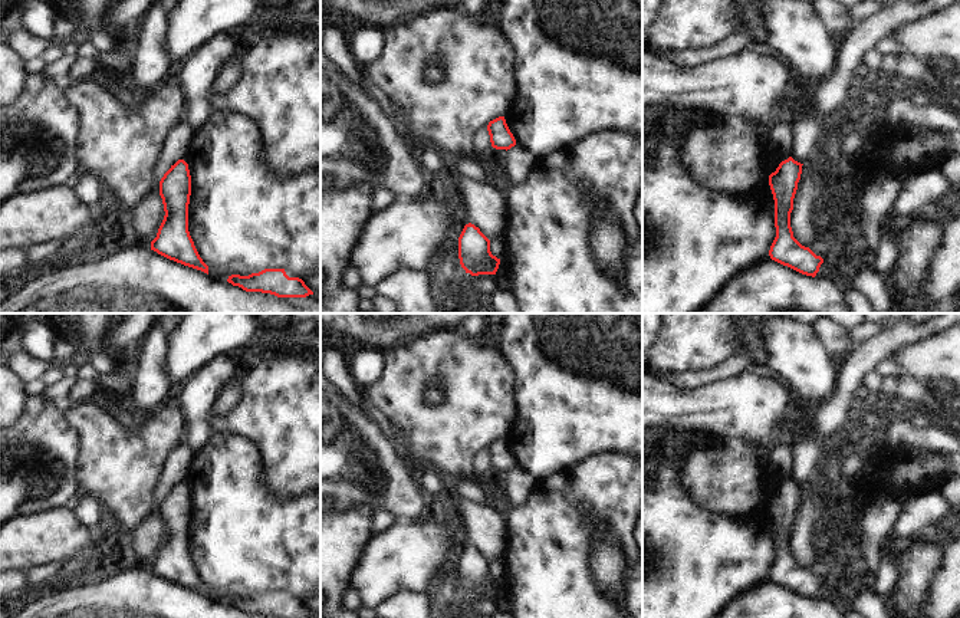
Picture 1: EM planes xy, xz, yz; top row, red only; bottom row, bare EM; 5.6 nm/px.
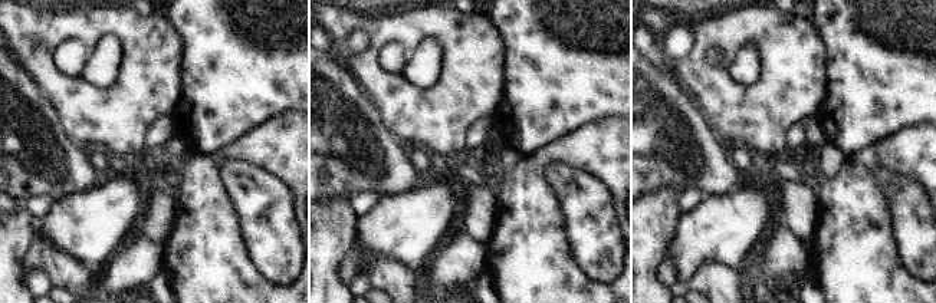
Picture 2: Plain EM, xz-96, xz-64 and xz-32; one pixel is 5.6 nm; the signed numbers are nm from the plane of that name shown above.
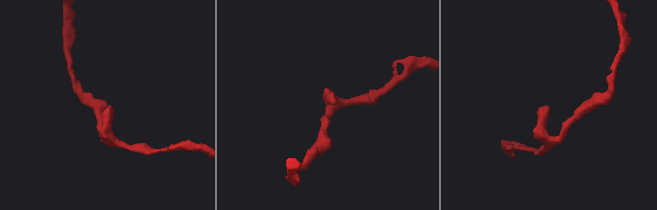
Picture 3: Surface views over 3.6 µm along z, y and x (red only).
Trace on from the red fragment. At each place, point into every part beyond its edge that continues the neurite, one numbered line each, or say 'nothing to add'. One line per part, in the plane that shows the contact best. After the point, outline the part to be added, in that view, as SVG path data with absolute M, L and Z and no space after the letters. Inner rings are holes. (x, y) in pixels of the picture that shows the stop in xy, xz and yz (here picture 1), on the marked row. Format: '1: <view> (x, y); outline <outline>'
nothing to add

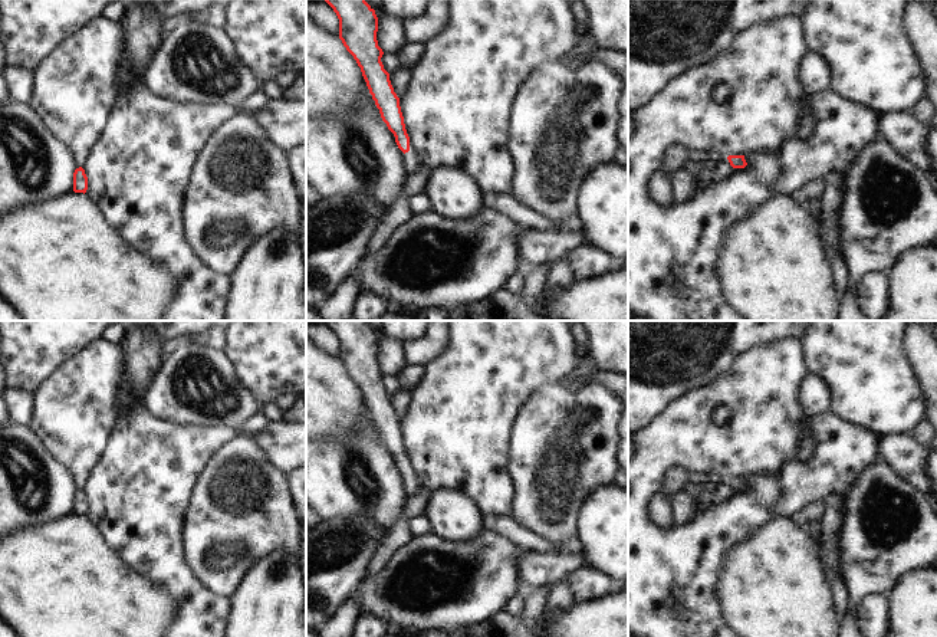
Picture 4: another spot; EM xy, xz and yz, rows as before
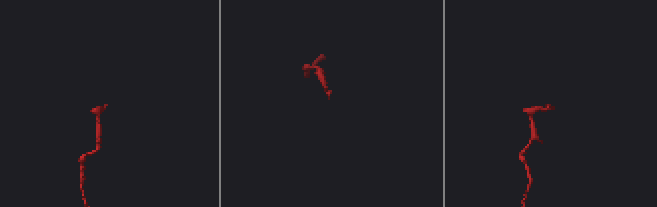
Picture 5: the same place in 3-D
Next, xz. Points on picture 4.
1: xz (410, 160); outline M408 151L402 155L402 162L407 175L412 174L421 165L412 151Z

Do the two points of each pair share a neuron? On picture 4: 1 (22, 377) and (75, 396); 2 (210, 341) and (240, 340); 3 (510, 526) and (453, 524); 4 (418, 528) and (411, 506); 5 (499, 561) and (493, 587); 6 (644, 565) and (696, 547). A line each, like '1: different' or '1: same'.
1: different
2: different
3: different
4: different
5: same
6: same

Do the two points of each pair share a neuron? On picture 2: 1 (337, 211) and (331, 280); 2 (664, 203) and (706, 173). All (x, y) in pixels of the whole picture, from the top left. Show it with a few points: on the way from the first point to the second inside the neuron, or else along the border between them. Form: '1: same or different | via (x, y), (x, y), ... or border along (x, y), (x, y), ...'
1: same | via (331, 229), (331, 263)
2: different | border along (679, 193), (657, 190), (646, 196)

